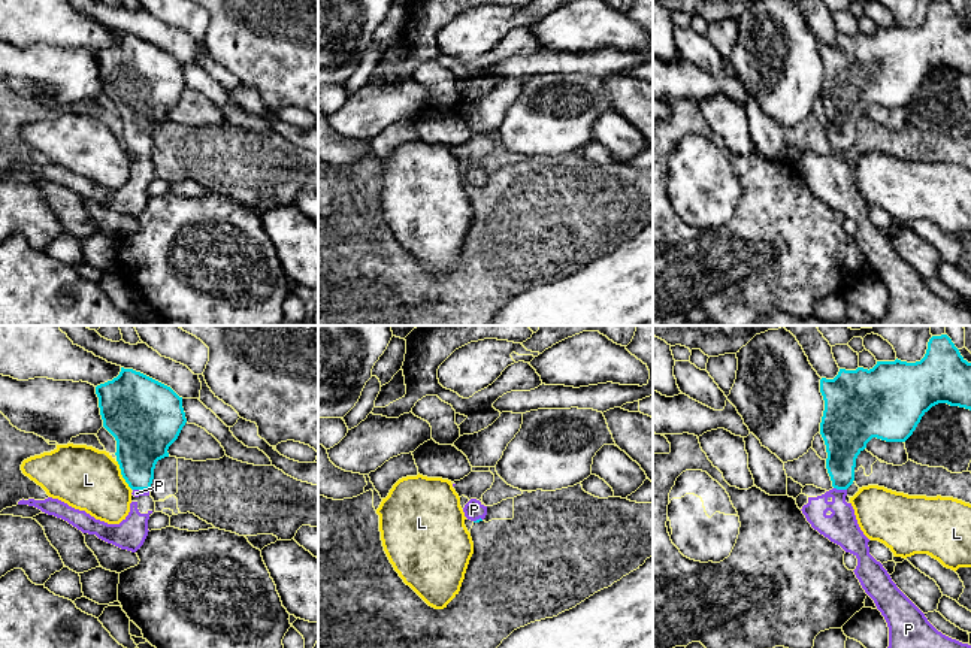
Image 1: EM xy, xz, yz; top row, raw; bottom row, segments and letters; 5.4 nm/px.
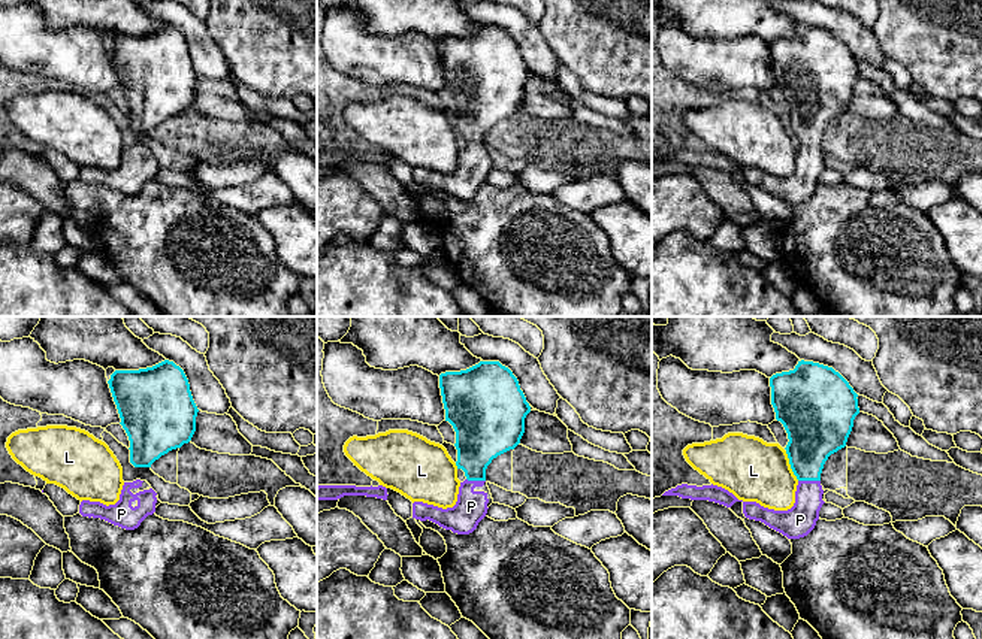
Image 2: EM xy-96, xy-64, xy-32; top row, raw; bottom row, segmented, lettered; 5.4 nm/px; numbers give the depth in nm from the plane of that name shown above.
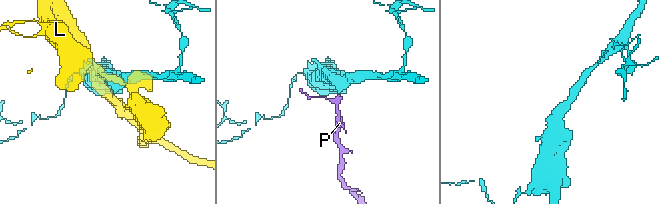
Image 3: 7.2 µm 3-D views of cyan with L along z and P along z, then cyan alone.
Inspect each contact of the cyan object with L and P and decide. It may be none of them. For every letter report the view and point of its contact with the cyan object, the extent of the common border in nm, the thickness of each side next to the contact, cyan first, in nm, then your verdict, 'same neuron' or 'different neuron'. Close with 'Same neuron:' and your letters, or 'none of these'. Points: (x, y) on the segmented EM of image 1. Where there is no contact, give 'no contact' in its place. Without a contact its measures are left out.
L: xy (121, 474) | 180 nm | 300/340 nm | different neuron
P: yz (840, 488) | 70 nm | 200/180 nm | same neuron
Same neuron: P

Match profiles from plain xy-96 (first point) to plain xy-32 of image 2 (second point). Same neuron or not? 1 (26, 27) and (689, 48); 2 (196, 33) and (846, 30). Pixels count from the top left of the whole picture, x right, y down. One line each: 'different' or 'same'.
1: same
2: same

